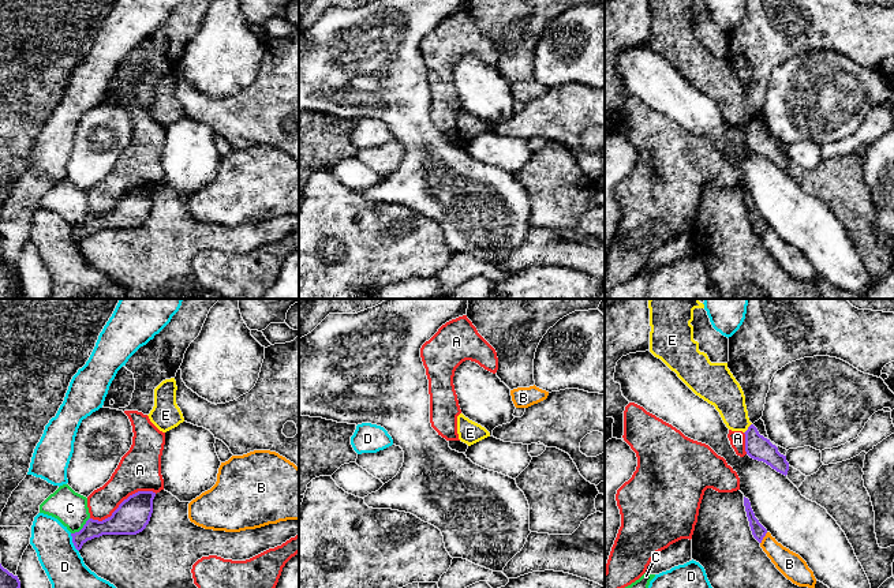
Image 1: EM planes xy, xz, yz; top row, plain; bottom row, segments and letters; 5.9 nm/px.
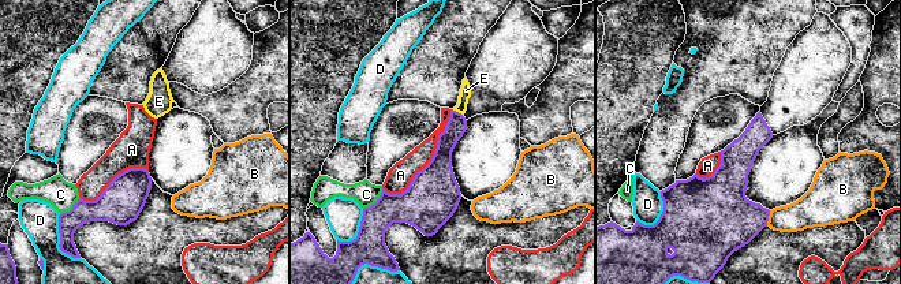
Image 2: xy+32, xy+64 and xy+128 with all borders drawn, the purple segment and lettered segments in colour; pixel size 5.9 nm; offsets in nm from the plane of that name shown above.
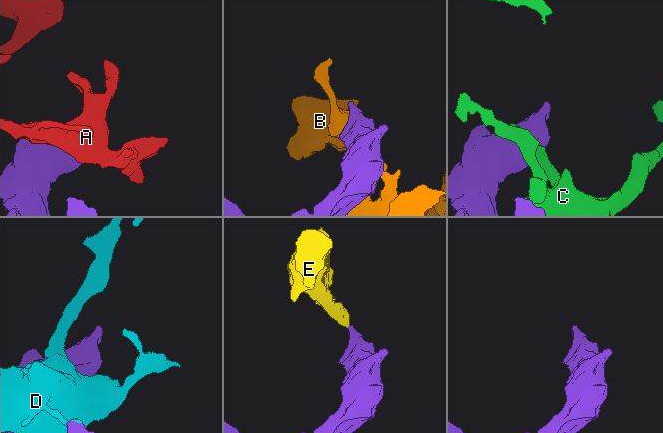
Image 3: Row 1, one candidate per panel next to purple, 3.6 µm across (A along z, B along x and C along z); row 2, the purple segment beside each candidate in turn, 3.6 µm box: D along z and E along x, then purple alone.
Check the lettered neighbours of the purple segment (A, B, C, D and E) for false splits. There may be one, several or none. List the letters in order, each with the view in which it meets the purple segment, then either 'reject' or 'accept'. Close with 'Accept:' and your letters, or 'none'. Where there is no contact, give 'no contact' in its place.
A: xy | reject
B: yz | reject
C: xy | reject
D: xy | reject
E: yz | reject
Accept: none

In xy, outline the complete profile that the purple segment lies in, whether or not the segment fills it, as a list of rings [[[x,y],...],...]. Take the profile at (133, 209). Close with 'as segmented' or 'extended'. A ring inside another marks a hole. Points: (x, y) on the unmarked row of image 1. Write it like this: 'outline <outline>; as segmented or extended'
outline [[[138,186],[124,194],[111,211],[98,216],[89,213],[79,226],[71,228],[72,237],[79,246],[82,240],[102,229],[136,229],[150,216],[156,187]]]; as segmented

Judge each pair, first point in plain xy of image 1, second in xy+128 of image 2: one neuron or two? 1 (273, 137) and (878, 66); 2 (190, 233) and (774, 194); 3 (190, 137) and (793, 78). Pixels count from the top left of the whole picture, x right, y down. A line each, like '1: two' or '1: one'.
1: one
2: two
3: two

